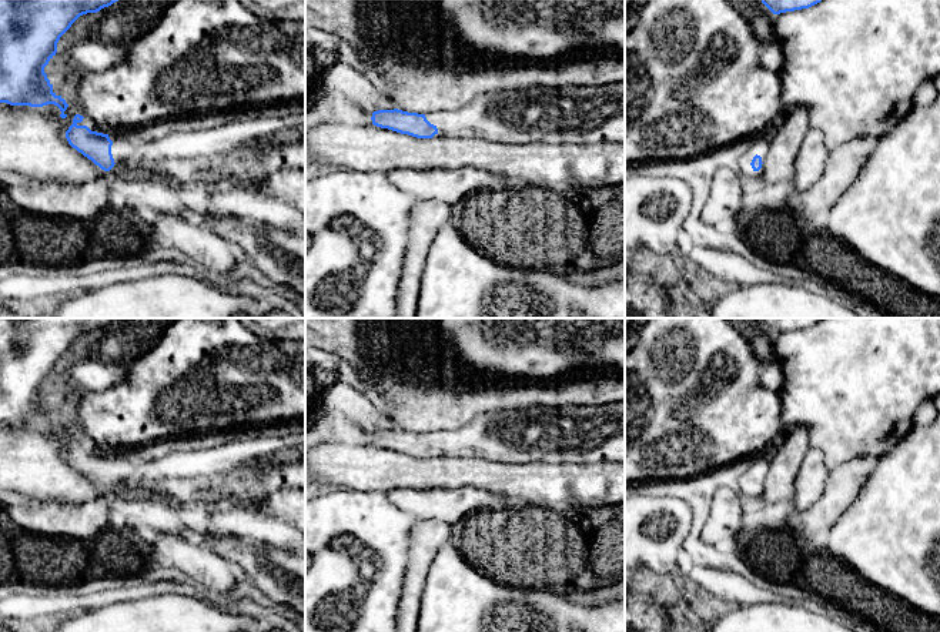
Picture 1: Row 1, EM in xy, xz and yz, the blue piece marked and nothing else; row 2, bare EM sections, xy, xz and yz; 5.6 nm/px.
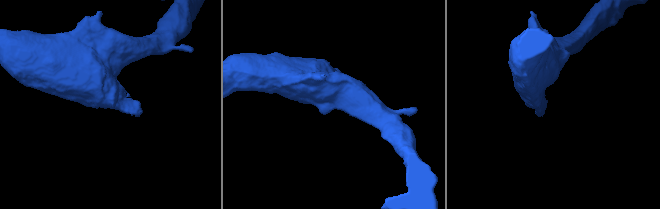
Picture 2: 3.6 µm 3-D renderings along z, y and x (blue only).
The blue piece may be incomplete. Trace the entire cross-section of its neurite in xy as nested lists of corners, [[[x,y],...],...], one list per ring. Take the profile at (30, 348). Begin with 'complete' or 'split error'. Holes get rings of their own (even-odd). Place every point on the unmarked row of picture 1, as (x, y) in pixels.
complete; [[[0,318],[0,422],[10,425],[43,427],[54,424],[60,428],[61,438],[68,427],[61,415],[53,411],[53,404],[44,392],[44,387],[57,372],[60,357],[83,334],[97,332],[120,318]]]

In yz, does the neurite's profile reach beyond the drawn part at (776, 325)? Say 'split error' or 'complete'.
complete

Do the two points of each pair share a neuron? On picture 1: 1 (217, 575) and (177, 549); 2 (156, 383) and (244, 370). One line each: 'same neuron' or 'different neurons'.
1: same neuron
2: same neuron

